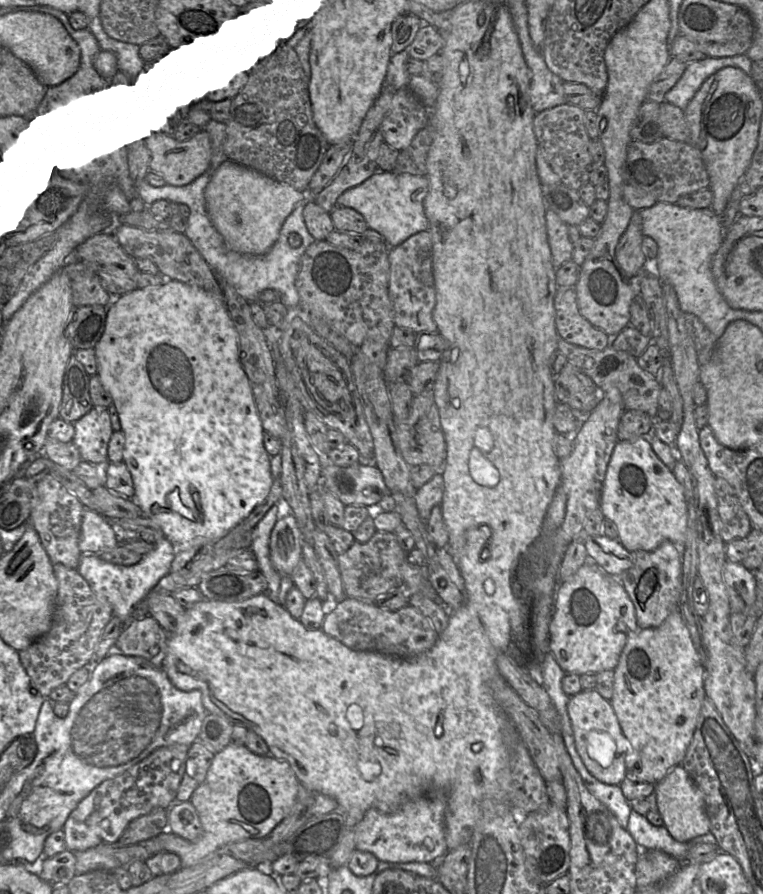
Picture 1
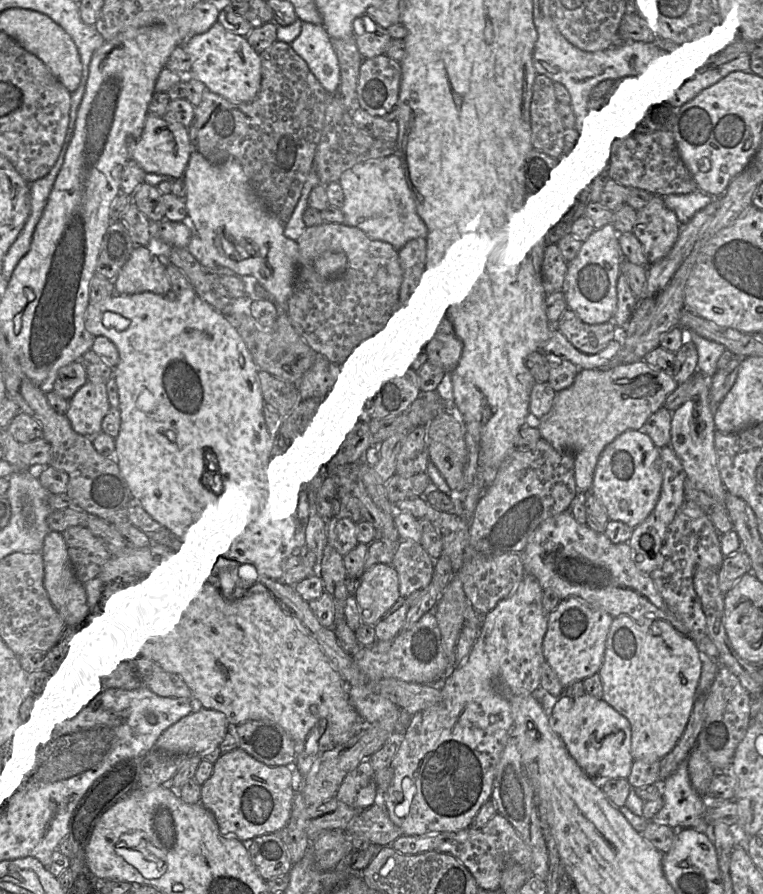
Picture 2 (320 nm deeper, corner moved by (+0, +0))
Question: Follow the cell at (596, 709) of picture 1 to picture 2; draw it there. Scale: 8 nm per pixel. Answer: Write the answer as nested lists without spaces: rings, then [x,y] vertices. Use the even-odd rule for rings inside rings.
[[[587,693],[577,698],[562,694],[552,701],[549,725],[579,767],[593,780],[627,779],[630,775],[634,762],[631,725],[626,717],[602,698],[597,699]]]

